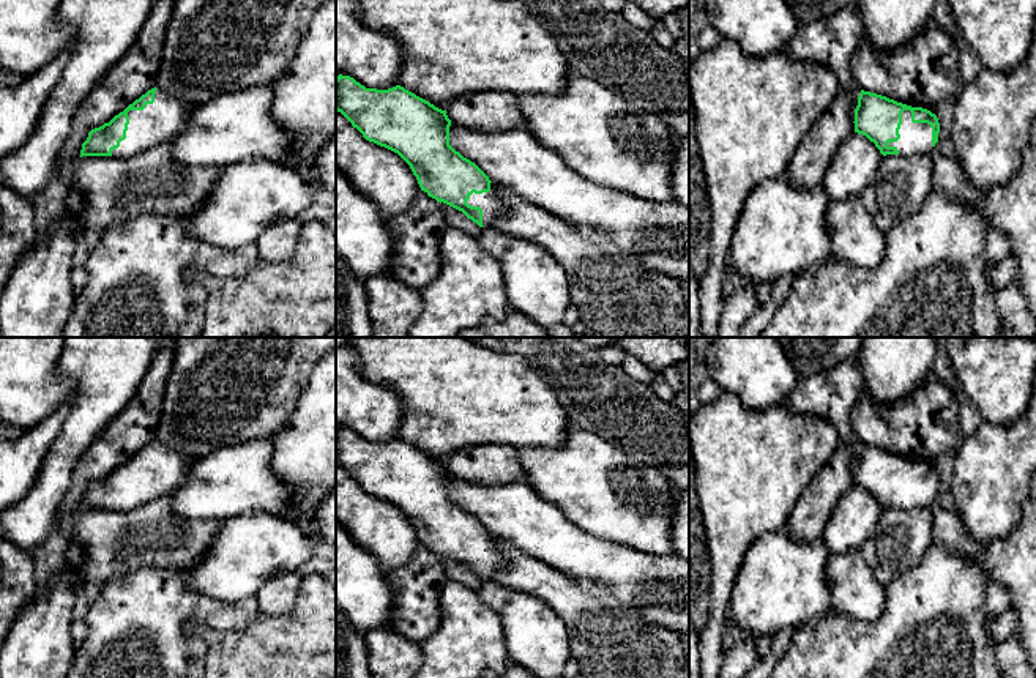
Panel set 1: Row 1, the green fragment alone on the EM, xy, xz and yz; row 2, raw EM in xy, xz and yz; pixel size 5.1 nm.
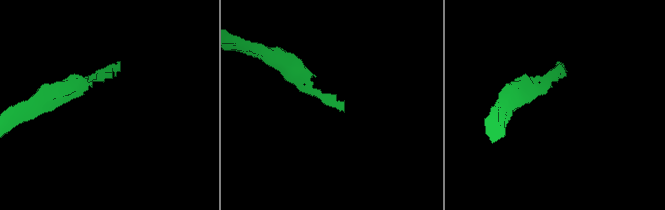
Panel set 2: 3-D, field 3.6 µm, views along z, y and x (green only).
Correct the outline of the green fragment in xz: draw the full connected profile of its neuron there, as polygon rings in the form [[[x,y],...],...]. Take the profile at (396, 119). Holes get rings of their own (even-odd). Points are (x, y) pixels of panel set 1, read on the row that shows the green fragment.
[[[350,76],[336,77],[336,110],[341,112],[363,137],[397,153],[412,169],[421,191],[443,202],[479,227],[492,227],[506,213],[494,192],[489,177],[470,159],[449,145],[451,120],[442,110],[415,93],[396,85],[388,90],[366,88]]]

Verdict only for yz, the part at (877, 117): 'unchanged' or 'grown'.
grown

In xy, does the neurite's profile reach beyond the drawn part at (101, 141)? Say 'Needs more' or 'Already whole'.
Needs more

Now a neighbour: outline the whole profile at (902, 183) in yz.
[[[932,153],[883,156],[872,181],[859,199],[880,232],[918,213],[932,191]]]

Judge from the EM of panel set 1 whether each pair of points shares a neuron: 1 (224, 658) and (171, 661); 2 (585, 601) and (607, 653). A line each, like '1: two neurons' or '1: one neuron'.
1: two neurons
2: one neuron

